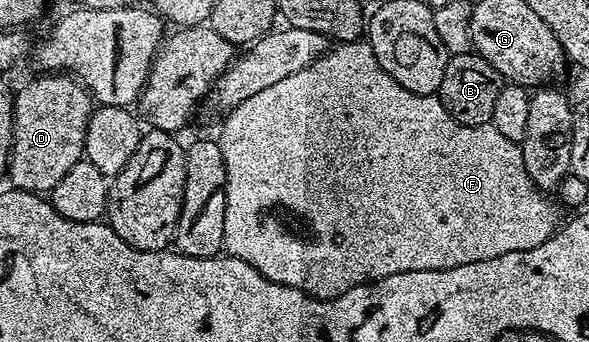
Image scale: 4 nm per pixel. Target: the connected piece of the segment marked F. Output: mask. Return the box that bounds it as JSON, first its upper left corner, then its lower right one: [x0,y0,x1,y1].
[217,39,560,300]

